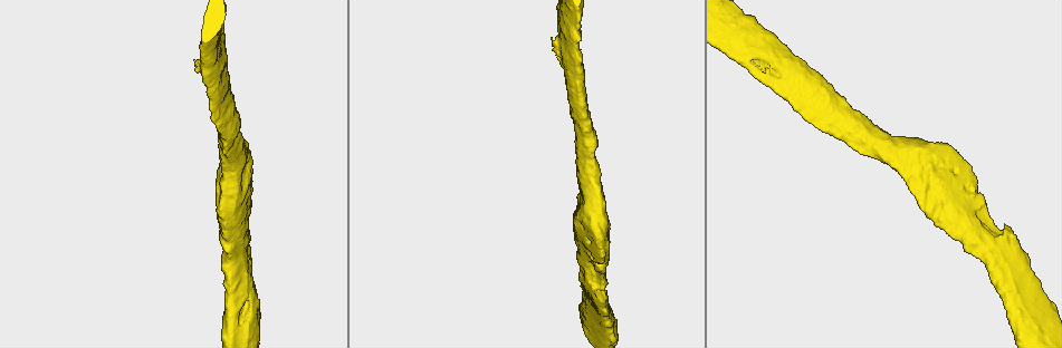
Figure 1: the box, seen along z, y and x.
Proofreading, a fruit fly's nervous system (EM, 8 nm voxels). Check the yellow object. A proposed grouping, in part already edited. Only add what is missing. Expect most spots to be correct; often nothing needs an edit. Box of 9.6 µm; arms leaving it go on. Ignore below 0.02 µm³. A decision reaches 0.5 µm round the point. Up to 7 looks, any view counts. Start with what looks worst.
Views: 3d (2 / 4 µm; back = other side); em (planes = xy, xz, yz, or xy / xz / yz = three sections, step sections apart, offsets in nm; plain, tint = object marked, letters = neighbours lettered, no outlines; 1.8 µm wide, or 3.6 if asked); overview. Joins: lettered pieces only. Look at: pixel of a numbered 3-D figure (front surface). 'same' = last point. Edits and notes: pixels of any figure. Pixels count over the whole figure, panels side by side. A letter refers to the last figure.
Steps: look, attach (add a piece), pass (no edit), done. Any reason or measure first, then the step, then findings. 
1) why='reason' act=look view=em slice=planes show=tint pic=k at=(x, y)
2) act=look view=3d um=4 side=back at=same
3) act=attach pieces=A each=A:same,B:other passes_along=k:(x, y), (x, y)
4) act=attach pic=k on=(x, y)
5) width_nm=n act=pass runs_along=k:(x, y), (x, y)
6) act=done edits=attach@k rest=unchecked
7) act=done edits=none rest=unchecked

why='calibre changes' act=look view=3d um=4 side=back pic=1 at=(1007, 238)

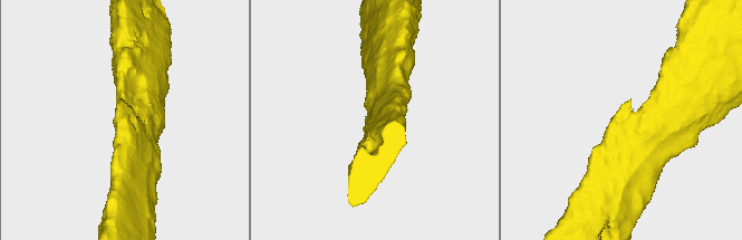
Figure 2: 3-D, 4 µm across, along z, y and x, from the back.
arm_widths_nm=460,500 act=look view=em slice=xy step=4 show=letters pic=2 at=(630, 125)

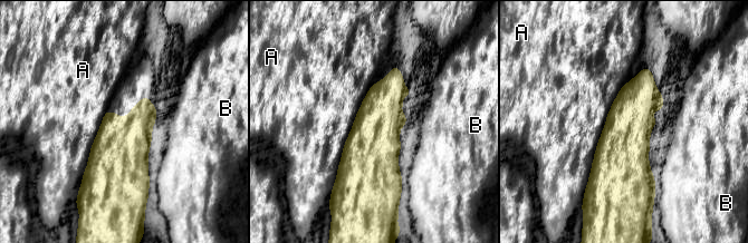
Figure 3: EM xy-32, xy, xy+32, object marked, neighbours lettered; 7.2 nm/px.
longest_contact=A:800nm act=pass each=A:other,B:other border=3:(622, 87), (609, 112), (584, 191) found='none of them fits'

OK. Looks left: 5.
why='stops while still wide' act=look view=em slice=xy step=4 show=tint pic=1 at=(767, 86)

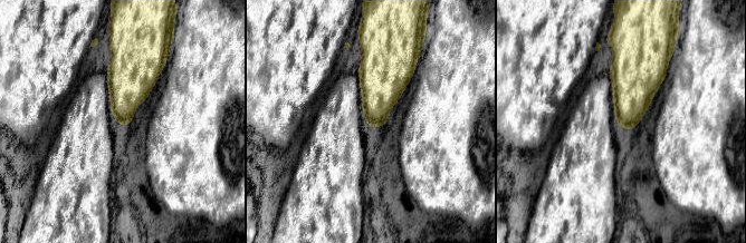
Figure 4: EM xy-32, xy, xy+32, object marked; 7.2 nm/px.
act=look view=em slice=planes show=letters at=same

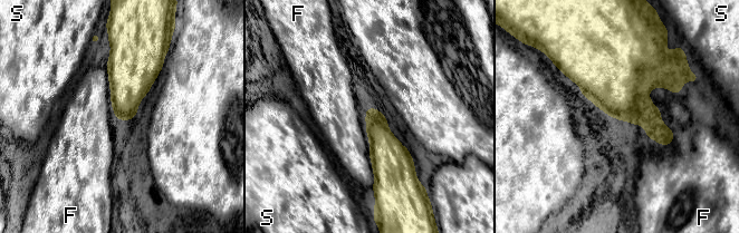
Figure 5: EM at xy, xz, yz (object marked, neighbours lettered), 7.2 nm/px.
act=pass each=F:other,S:other border=5:(654, 86), (669, 145) found='none of them fits'

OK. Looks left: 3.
why='thick turns thin' act=look view=3d um=4 pic=1 at=(946, 185)

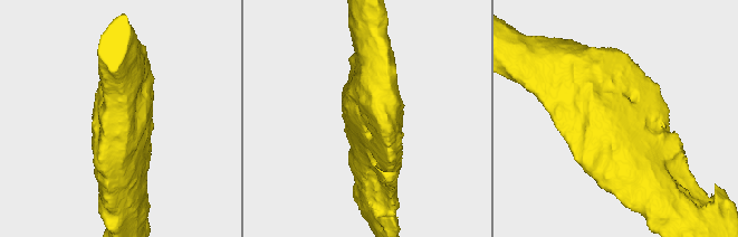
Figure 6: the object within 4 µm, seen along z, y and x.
act=look view=em um=3.6 slice=planes show=letters pic=6 at=(621, 118)

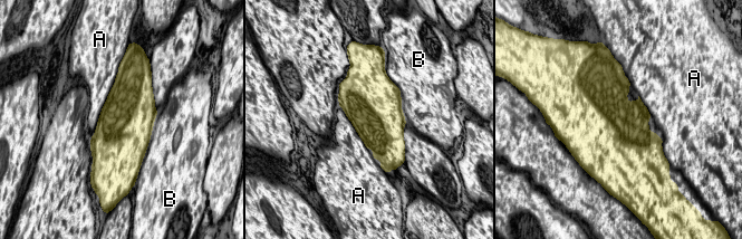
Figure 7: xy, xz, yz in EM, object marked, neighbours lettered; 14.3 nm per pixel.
width_nm=750 act=pass each=A:other,B:other border=7:(113, 83), (92, 136) found='no lettered piece goes on from it'

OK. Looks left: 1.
act=done edits=none rest=unchecked

